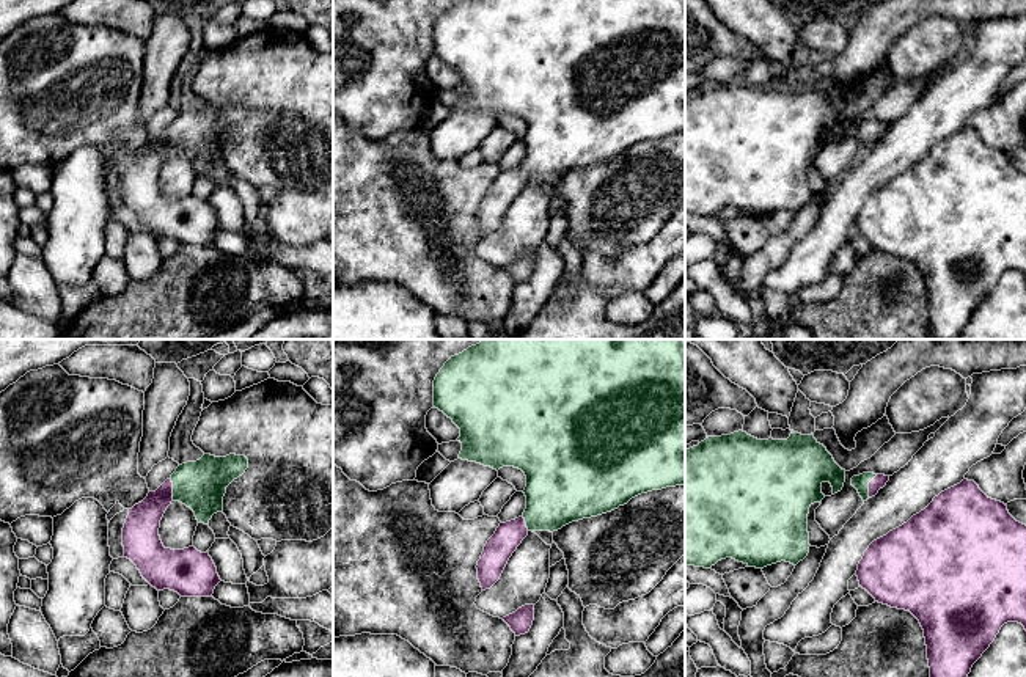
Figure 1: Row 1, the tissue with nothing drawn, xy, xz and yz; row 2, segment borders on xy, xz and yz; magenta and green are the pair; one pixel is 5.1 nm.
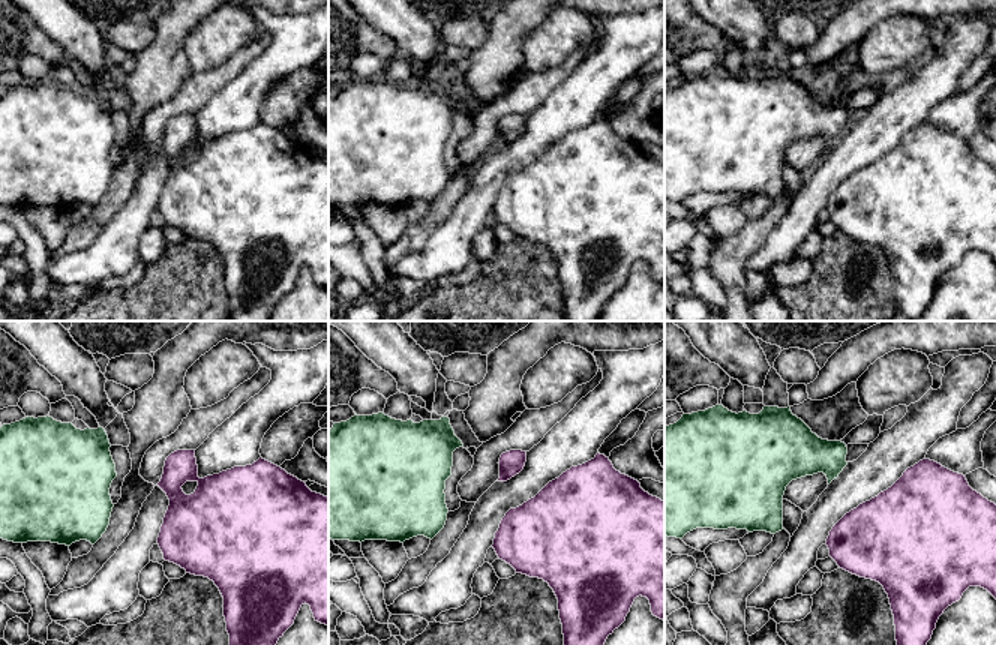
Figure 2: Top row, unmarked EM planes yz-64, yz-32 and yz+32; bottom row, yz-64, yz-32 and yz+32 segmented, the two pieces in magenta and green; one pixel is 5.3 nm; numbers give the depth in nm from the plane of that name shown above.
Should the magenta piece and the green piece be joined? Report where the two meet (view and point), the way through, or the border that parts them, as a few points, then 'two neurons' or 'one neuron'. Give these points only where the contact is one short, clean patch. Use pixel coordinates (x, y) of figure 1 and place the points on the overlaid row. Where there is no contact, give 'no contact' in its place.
meets magenta in yz at (869, 487); runs through yz (879, 481), (869, 487), (860, 483); one neuron

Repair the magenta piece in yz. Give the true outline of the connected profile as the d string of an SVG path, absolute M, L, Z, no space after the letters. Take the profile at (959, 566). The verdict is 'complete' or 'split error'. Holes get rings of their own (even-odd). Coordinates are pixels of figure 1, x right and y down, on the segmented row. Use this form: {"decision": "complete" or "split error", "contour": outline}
{"decision": "complete", "contour": "M963 479L960 484L941 492L924 510L913 515L907 523L874 540L858 564L856 576L859 586L875 602L910 611L919 620L927 646L930 677L968 677L973 664L990 647L1004 624L1018 622L1026 630L1026 525L1017 521L1004 503L988 498L974 481Z"}

